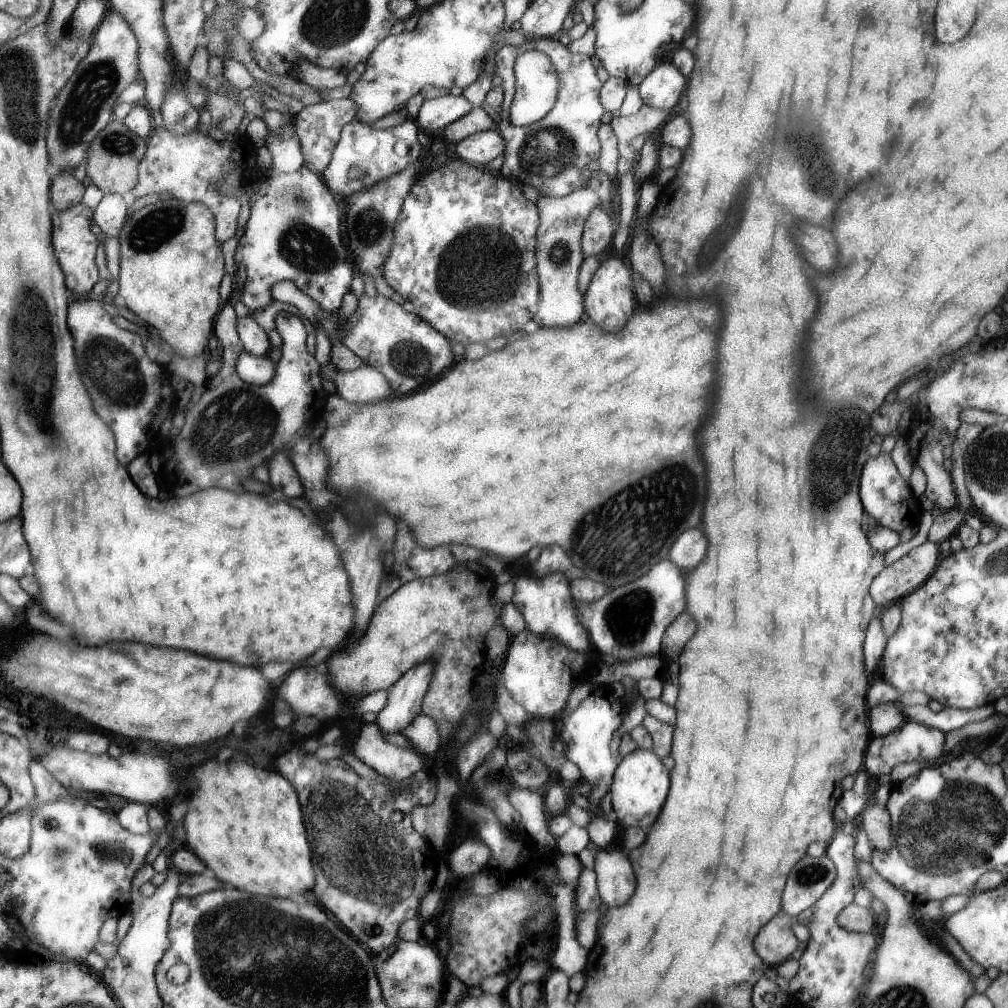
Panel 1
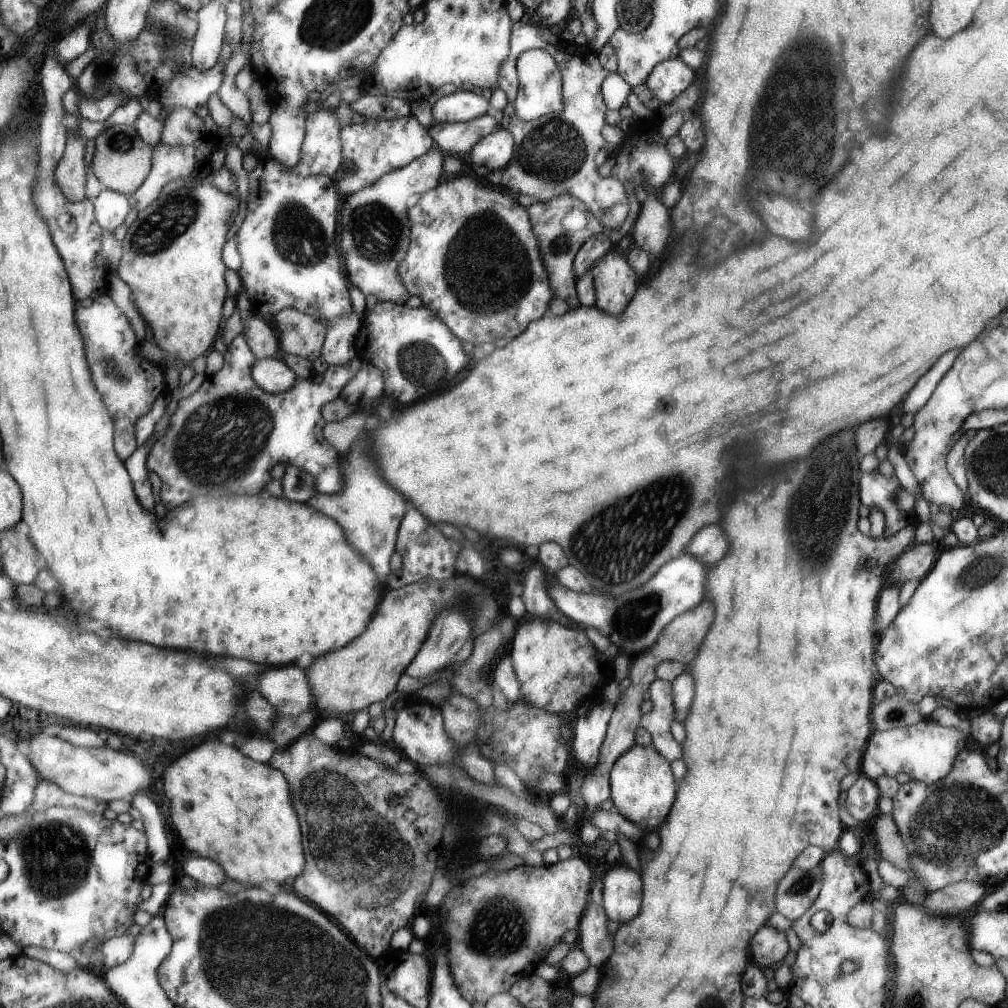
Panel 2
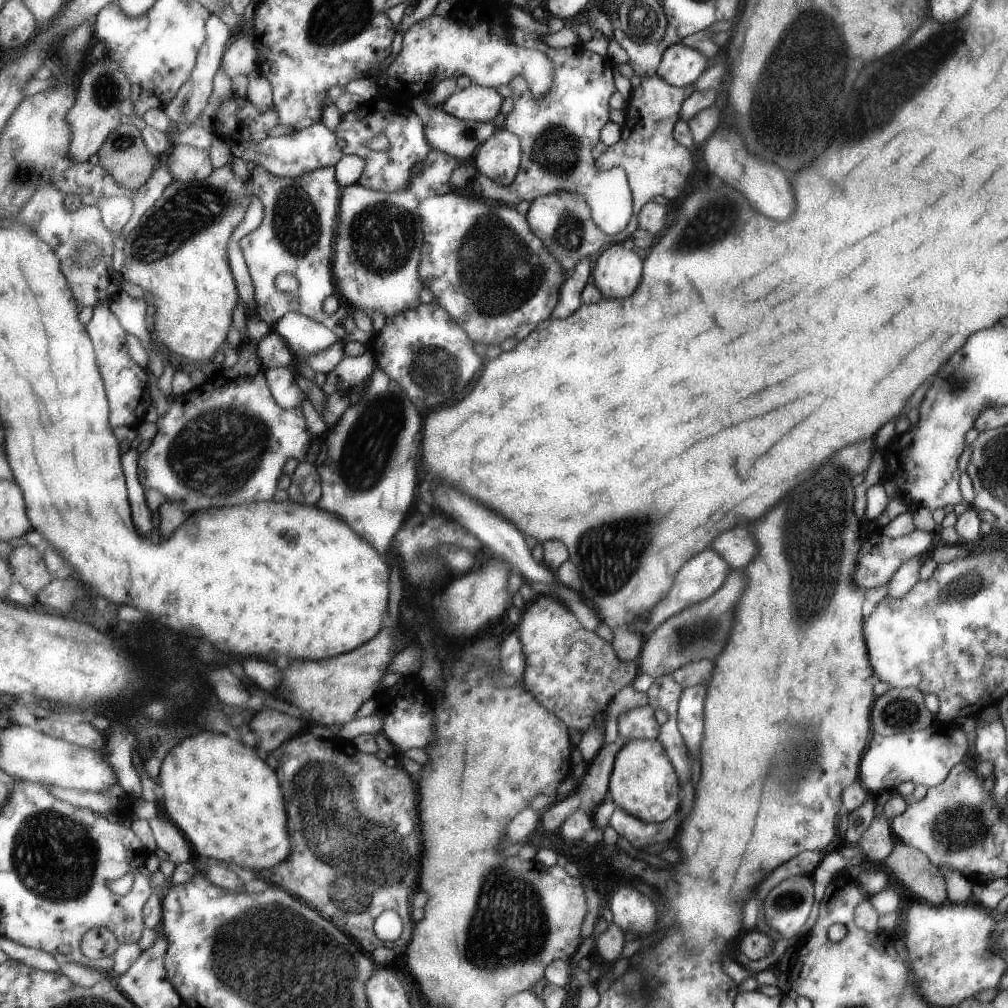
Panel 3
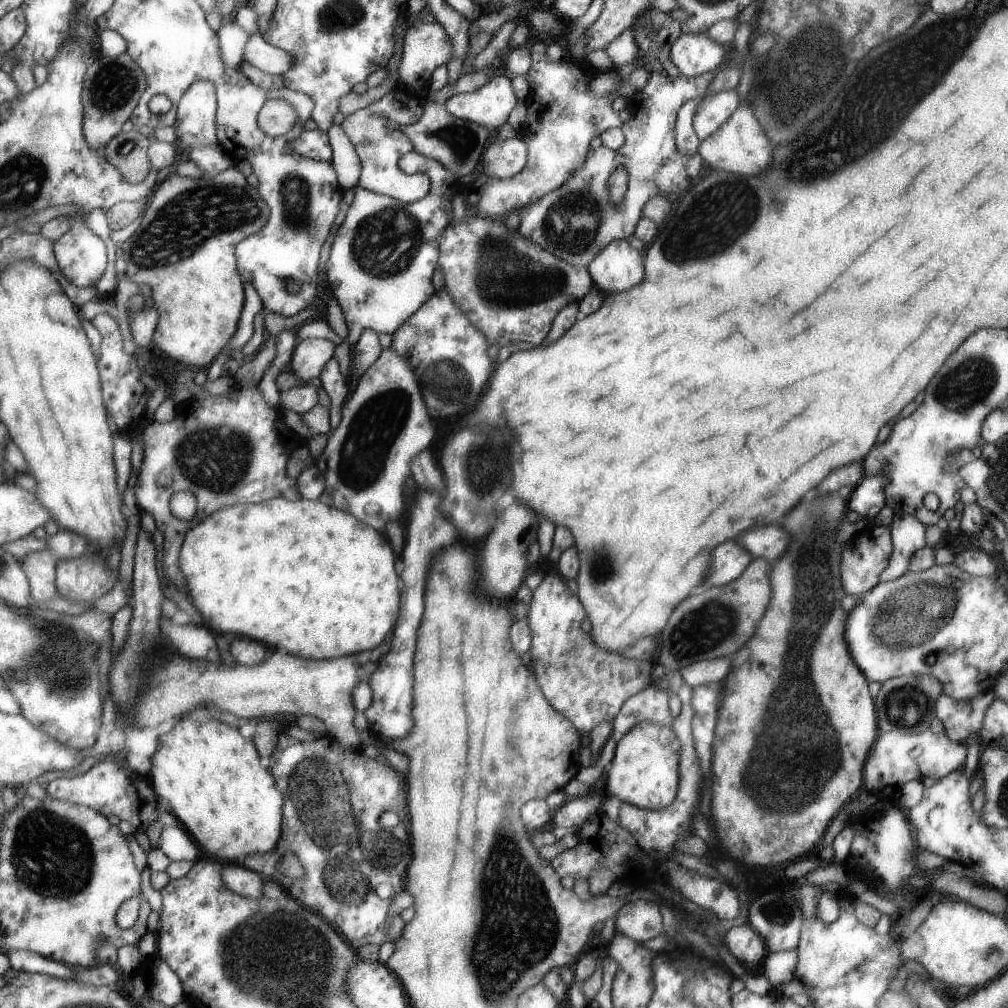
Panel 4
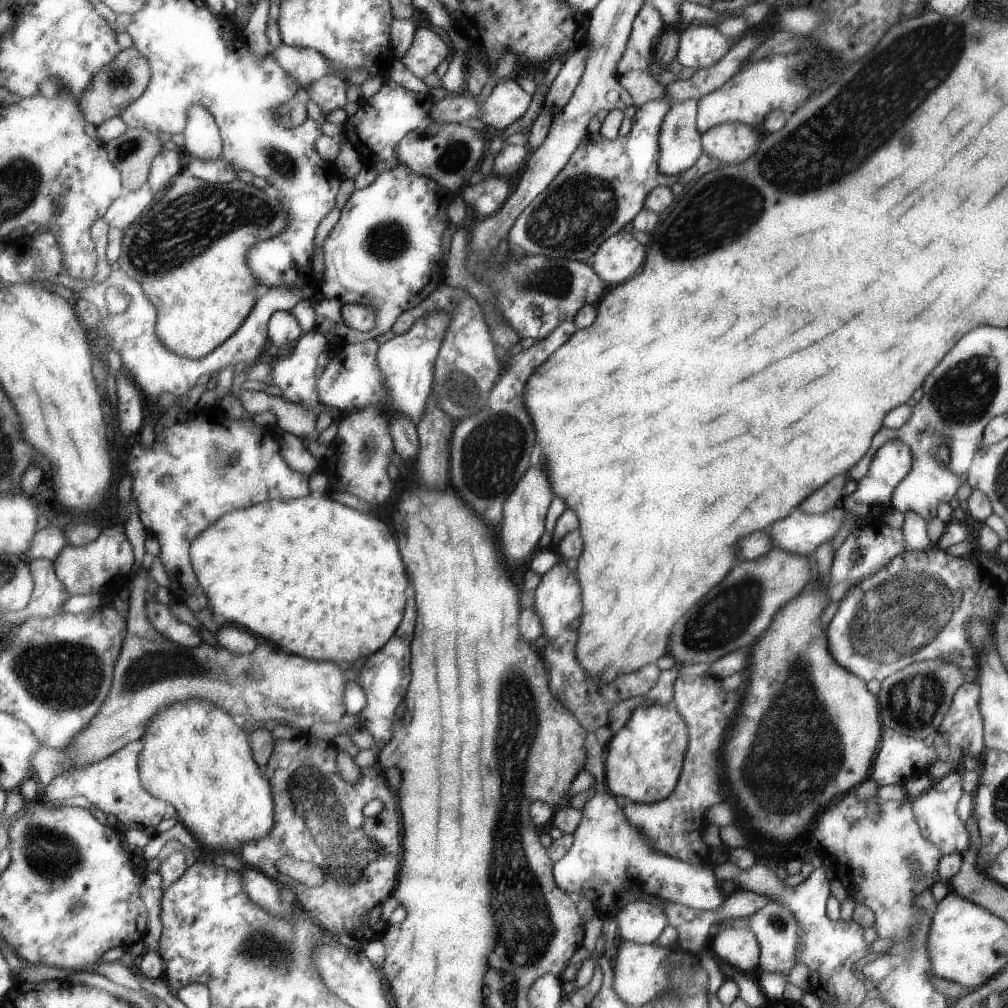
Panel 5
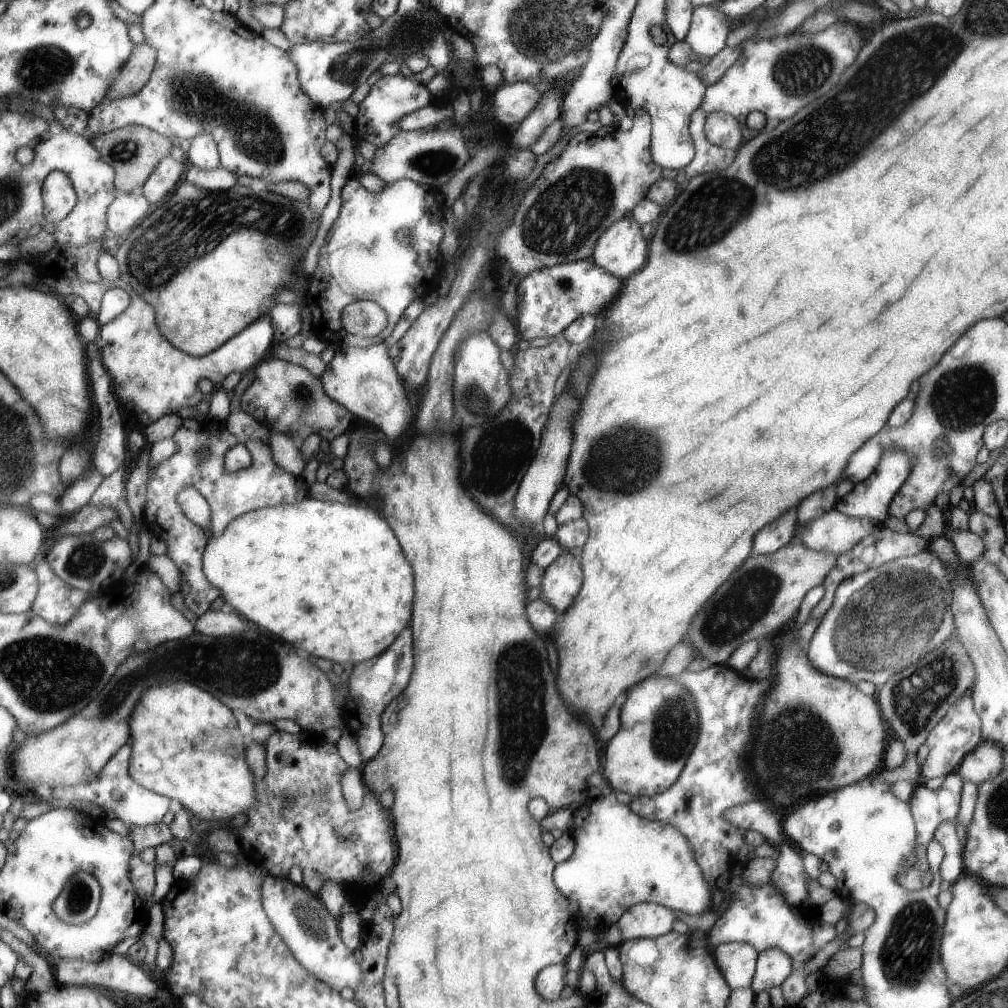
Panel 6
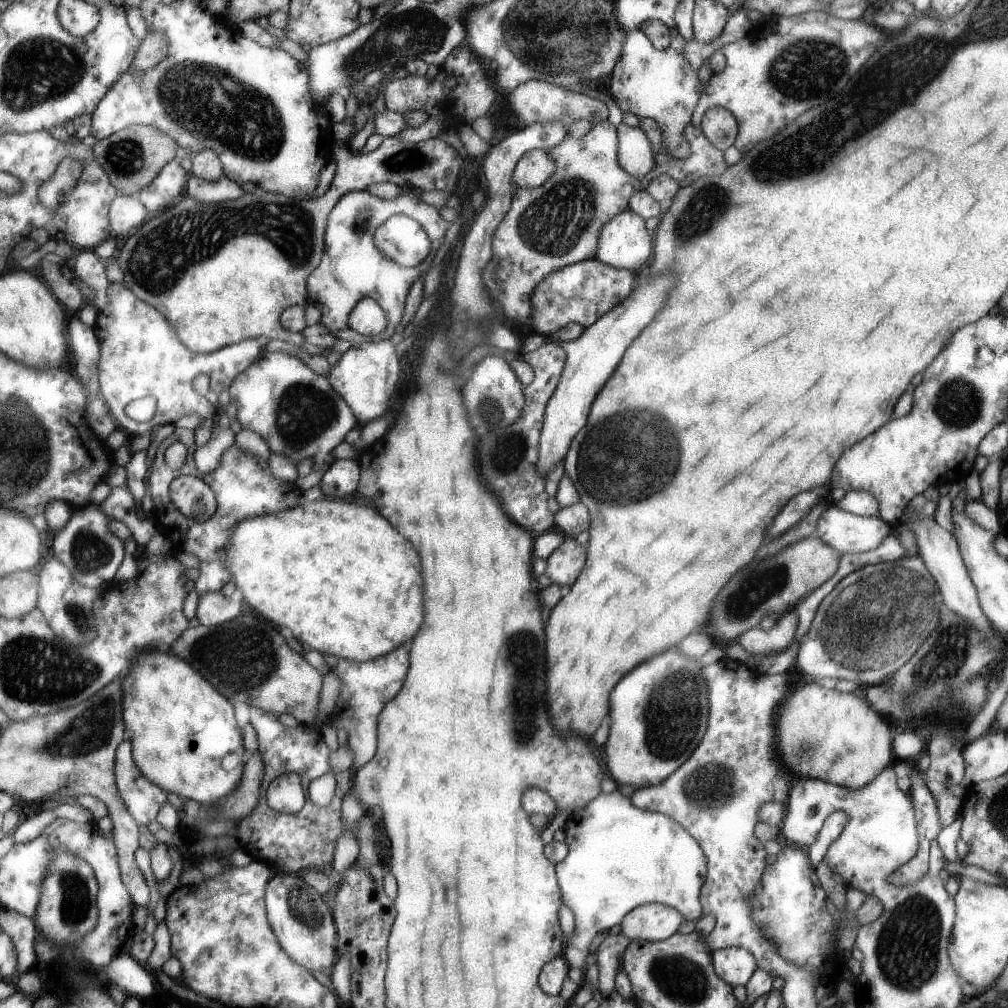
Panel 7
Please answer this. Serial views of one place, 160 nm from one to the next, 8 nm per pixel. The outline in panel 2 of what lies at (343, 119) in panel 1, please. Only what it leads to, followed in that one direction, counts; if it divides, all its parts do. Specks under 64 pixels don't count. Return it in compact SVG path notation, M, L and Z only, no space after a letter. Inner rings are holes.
M363 94L358 101L349 103L347 108L367 119L401 118L411 114L413 110L409 97L389 94ZM321 107L317 112L309 114L300 163L287 170L300 177L335 176L344 164L341 131L335 109Z

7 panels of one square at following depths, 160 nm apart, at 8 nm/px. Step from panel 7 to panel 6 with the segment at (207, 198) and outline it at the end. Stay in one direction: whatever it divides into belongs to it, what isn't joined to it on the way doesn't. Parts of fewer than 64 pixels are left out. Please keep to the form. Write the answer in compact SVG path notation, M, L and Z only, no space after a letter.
M191 164L186 171L185 180L209 192L227 192L237 184L237 176L223 166L217 170L205 170Z

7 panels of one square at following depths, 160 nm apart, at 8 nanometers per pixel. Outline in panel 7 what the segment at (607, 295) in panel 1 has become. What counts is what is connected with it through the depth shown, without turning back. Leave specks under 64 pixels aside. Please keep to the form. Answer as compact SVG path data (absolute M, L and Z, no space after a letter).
M628 208L612 216L600 230L596 258L618 269L637 270L651 254L644 219Z

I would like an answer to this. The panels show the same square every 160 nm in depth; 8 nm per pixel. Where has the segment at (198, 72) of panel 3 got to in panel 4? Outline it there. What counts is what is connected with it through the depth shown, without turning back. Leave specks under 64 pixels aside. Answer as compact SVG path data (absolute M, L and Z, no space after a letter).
M198 79L184 94L178 107L177 140L192 149L220 144L218 137L218 90L208 79Z

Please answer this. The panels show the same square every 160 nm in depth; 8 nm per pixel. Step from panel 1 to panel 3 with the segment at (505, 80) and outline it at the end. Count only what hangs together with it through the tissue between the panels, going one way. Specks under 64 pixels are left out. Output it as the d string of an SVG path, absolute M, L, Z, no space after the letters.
M518 27L512 29L512 42L515 45L543 52L551 60L553 80L551 86L549 86L549 92L545 96L541 96L539 100L529 96L527 82L521 77L514 77L507 82L507 85L511 88L510 98L513 100L513 108L509 114L505 115L504 128L520 139L520 169L517 170L513 181L507 185L501 185L484 175L477 174L477 178L473 178L473 184L471 184L473 194L475 194L475 197L489 200L490 203L509 206L515 206L522 201L531 203L538 197L558 191L581 194L585 199L585 204L591 208L593 224L603 234L615 235L621 232L626 228L632 213L632 193L629 186L627 186L627 194L619 192L619 190L625 188L627 180L625 178L605 178L605 172L601 172L597 168L596 160L591 156L592 148L599 140L601 128L609 121L609 96L616 90L612 76L612 61L606 56L585 50L581 44L557 50L557 48L545 45L541 36L537 36L535 33L525 32Z

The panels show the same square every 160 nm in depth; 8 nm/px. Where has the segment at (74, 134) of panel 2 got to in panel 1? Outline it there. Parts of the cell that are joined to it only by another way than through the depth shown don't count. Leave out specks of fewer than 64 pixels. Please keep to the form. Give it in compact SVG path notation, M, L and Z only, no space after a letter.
M59 173L54 177L53 186L51 188L52 210L63 212L80 204L83 201L87 183L87 181L79 182L72 173Z

